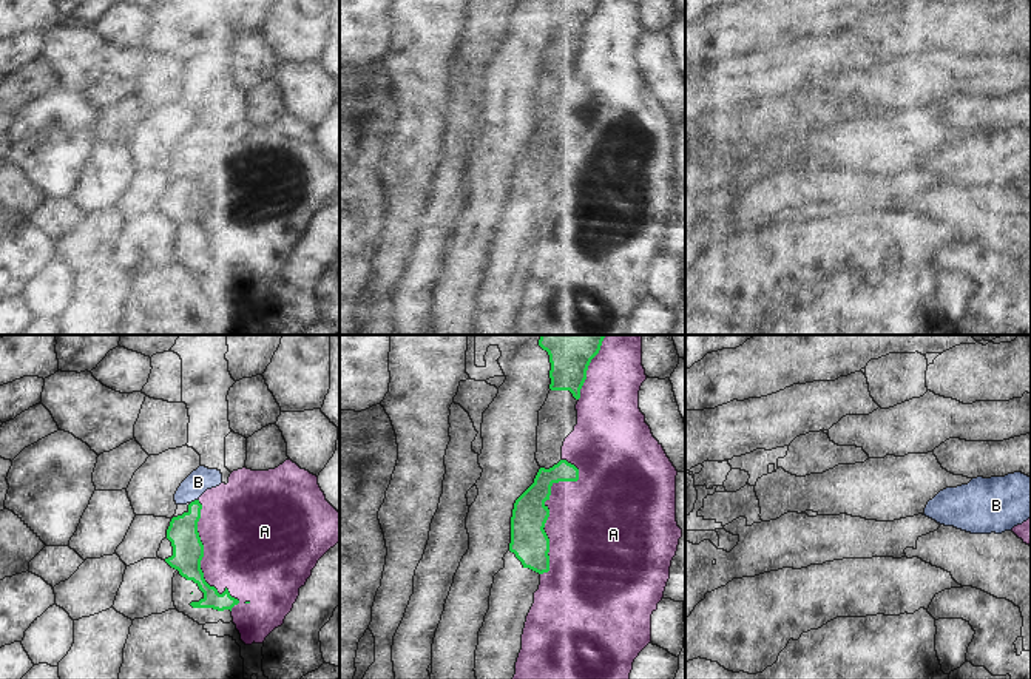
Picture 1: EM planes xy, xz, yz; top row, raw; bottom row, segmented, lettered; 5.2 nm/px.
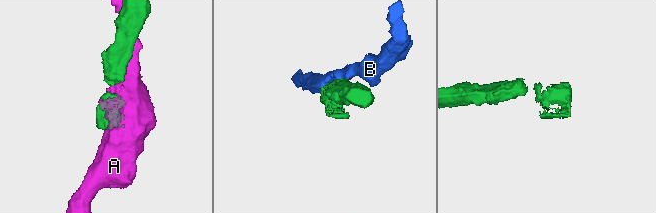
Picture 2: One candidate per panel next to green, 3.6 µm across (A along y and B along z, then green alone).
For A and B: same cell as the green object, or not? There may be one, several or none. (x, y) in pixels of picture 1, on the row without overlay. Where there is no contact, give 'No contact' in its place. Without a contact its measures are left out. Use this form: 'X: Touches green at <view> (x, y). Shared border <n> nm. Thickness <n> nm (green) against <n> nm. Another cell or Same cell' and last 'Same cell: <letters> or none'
A: Touches green at xz (547, 162). Shared border 600 nm. Thickness 200 nm (green) against 460 nm. Another cell
B: Touches green at xy (195, 155). Shared border 50 nm. Thickness 160 nm (green) against 120 nm. Another cell
Same cell: none

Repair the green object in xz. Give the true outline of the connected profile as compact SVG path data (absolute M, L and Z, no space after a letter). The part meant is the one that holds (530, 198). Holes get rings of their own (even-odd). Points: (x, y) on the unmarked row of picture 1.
M560 114L549 123L540 122L534 137L516 154L505 222L494 230L489 264L478 285L474 323L477 335L514 332L526 270L540 230L549 225L549 193L543 184L549 164L545 156L554 137L577 134L579 123Z

